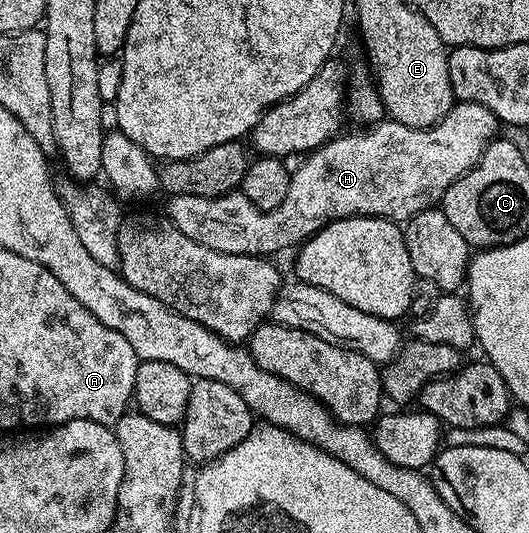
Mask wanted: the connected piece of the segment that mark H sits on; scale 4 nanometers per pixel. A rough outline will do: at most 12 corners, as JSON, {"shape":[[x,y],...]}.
{"shape":[[456,101],[429,129],[381,119],[291,170],[270,211],[169,196],[210,251],[295,250],[343,217],[404,223],[497,140]]}

